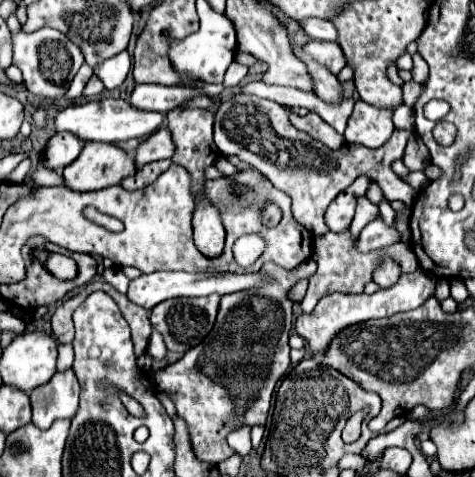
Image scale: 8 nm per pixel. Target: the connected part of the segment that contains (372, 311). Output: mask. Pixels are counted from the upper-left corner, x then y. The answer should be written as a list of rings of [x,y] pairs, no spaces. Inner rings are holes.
[[[417,269],[413,273],[407,273],[407,275],[401,275],[399,281],[389,287],[389,289],[379,289],[377,293],[373,295],[367,295],[367,293],[361,293],[361,295],[345,295],[345,293],[331,293],[327,297],[323,297],[315,311],[313,313],[303,313],[299,315],[297,319],[297,333],[311,345],[311,349],[319,355],[325,353],[329,341],[333,339],[335,333],[339,333],[341,329],[353,325],[353,323],[361,323],[361,321],[367,321],[367,319],[381,319],[381,317],[389,317],[389,315],[395,315],[399,311],[409,311],[409,309],[415,309],[419,307],[429,295],[433,295],[435,291],[435,283],[437,283],[437,277],[423,271],[423,269]]]

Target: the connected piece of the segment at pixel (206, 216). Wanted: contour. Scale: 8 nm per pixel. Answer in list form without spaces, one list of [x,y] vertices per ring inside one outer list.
[[[201,203],[193,215],[193,231],[195,231],[195,245],[203,255],[219,255],[225,243],[225,229],[219,217],[219,211],[209,205]]]

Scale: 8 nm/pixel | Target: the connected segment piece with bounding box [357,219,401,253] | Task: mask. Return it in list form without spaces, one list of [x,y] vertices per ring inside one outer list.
[[[375,219],[373,223],[369,223],[361,231],[359,241],[357,241],[357,249],[363,253],[369,253],[371,249],[385,247],[385,245],[395,243],[395,241],[401,241],[401,235],[395,231],[395,227],[385,227],[381,219]]]

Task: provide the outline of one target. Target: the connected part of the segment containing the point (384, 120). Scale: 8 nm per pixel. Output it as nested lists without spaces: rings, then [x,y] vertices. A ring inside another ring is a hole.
[[[361,99],[353,107],[345,129],[347,143],[359,143],[365,147],[381,147],[393,133],[393,109],[381,109]]]

